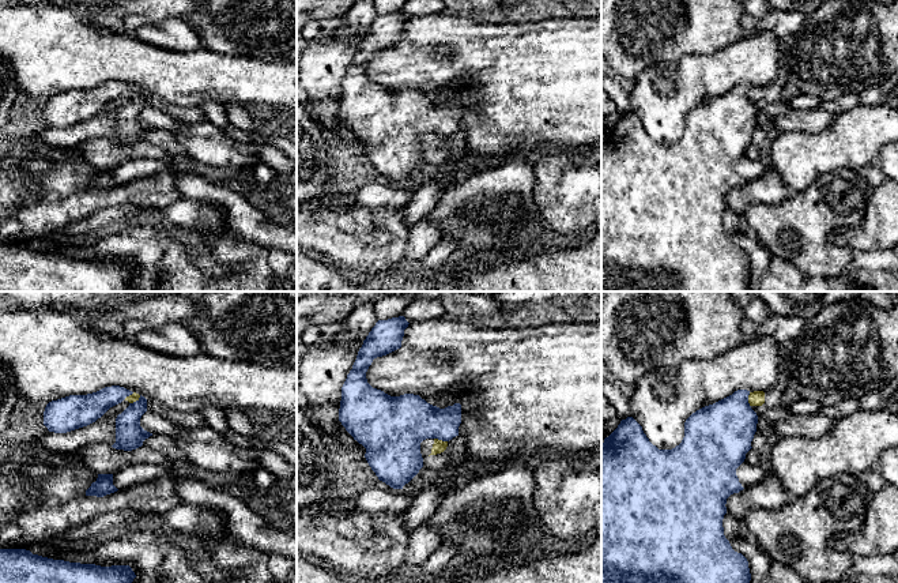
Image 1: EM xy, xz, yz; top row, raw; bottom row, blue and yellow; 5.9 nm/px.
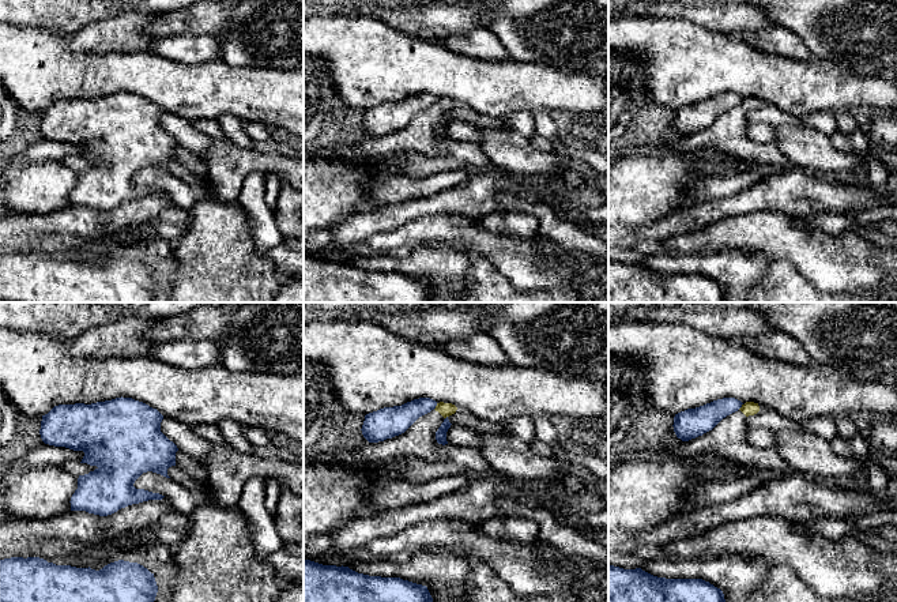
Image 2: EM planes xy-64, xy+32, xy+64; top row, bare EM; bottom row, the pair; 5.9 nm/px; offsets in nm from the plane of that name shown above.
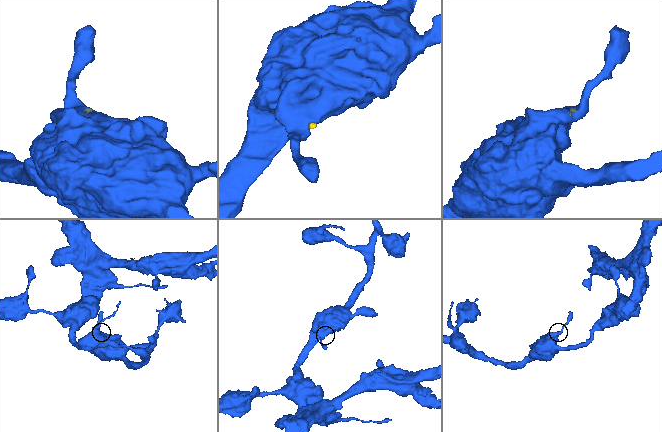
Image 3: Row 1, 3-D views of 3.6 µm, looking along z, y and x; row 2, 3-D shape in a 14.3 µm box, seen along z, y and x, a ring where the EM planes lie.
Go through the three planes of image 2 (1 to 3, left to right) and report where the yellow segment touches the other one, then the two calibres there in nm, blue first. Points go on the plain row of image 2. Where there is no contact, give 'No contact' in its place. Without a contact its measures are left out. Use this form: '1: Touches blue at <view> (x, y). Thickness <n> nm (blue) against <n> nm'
1: No contact
2: Touches blue at xy+32 (436, 100). Thickness 170 nm (blue) against 80 nm
3: Touches blue at xy+64 (741, 101). Thickness 160 nm (blue) against 80 nm

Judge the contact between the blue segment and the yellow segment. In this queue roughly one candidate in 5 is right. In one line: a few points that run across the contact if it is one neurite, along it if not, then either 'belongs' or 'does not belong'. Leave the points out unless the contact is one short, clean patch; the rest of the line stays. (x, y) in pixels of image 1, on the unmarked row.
yz (749, 87), (750, 101) | does not belong

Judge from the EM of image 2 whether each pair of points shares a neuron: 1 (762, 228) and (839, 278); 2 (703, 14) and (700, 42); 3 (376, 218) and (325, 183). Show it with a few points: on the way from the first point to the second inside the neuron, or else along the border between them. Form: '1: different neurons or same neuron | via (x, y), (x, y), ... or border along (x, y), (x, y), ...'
1: same neuron | via (781, 237), (805, 245), (820, 259)
2: different neurons | border along (671, 17), (732, 36)
3: same neuron | via (364, 213), (358, 209), (351, 209), (338, 195)

